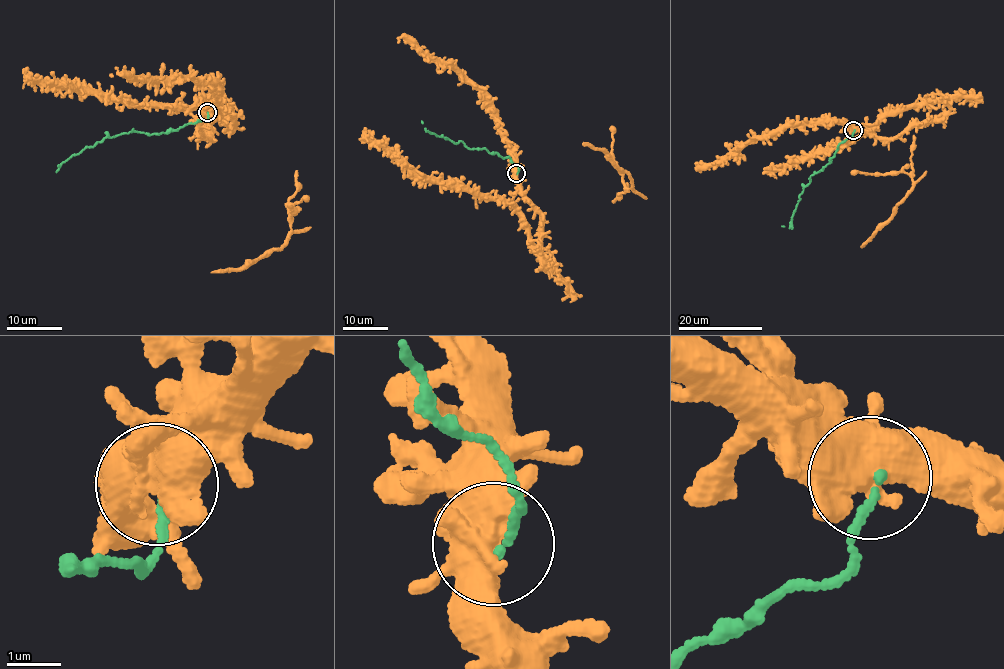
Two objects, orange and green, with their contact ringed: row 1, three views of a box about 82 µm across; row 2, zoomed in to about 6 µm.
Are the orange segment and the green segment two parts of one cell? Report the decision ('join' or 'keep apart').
keep apart

